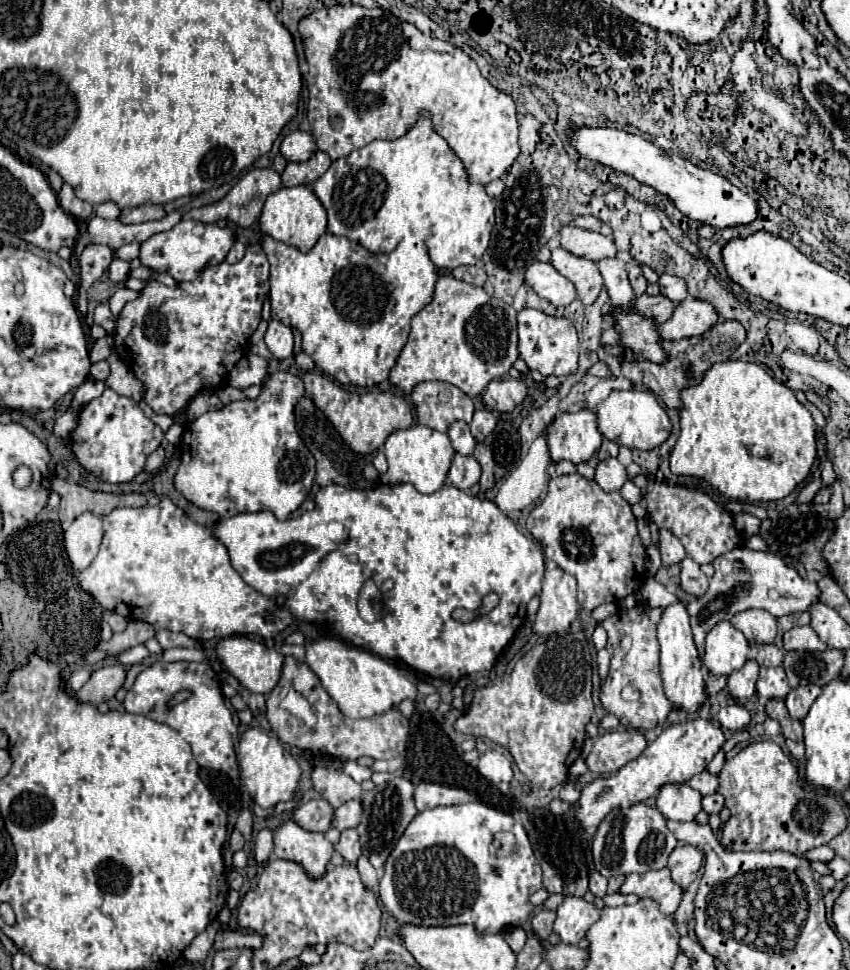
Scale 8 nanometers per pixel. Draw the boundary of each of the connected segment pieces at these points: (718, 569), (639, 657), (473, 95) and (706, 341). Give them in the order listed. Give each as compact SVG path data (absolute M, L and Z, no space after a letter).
M737 546L729 550L729 554L717 556L713 560L713 568L715 568L715 574L709 582L707 594L685 602L689 618L691 618L693 638L701 654L703 654L707 632L719 620L731 620L735 614L743 610L751 610L751 608L769 610L773 616L779 618L785 614L809 610L809 606L817 602L819 598L817 582L801 578L795 568L789 568L777 554L771 554L771 552L757 552L745 546Z
M637 604L631 610L621 610L615 616L601 622L607 630L607 652L611 654L609 674L601 684L599 700L609 714L615 714L625 728L651 730L661 726L671 712L671 704L663 694L663 682L659 678L659 642L657 622L661 620L663 608L649 608Z
M335 4L305 16L299 24L305 58L309 64L307 120L317 148L331 160L345 158L349 152L367 146L373 140L397 140L417 122L419 112L429 112L433 130L447 140L449 148L461 158L469 182L489 184L509 172L519 154L515 102L509 94L497 90L481 76L477 64L449 42L429 38L413 24L401 22L381 8L367 10L363 6Z
M727 320L717 326L713 326L711 330L707 330L703 336L697 338L697 344L693 346L693 338L685 338L685 340L675 340L675 342L669 342L669 340L661 340L661 346L663 350L667 352L667 360L663 364L655 364L655 362L649 362L641 356L635 356L635 360L629 360L625 356L625 350L621 350L621 344L615 344L615 346L601 346L599 348L599 358L603 362L609 364L613 376L621 374L625 378L629 378L633 384L645 384L653 394L657 394L667 408L681 408L681 390L685 386L695 386L697 382L701 382L701 378L705 376L705 372L709 370L709 366L717 364L717 362L725 362L731 358L731 348L723 346L721 344L721 334L725 332L737 332L737 346L745 340L745 328L739 324L739 322L733 322L733 320Z

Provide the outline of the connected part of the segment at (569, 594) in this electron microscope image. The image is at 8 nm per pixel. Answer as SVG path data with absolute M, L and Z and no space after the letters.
M547 564L543 578L541 606L533 624L533 632L543 636L569 630L579 610L575 594L577 594L575 578L571 574L565 574L555 564Z

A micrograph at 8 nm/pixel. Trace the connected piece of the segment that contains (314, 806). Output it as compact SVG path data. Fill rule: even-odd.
M315 798L315 800L309 800L307 804L299 806L293 812L291 818L303 830L309 830L309 832L327 832L329 826L331 826L331 820L333 820L333 812L335 812L335 808L327 800Z

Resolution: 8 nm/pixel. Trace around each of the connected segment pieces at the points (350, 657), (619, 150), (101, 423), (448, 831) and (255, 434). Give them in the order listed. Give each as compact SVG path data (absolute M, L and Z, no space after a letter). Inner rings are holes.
M337 638L307 644L307 666L319 676L327 694L337 702L347 718L371 718L399 706L401 700L415 700L417 688L389 660L367 650L349 646Z
M571 126L567 130L571 146L583 156L593 162L599 162L603 166L609 166L617 172L629 174L641 184L647 184L655 188L657 192L669 196L675 206L689 218L711 224L715 228L727 228L727 226L739 226L749 224L757 218L757 204L743 194L739 188L735 188L727 178L699 168L691 164L689 160L683 160L679 156L667 154L659 150L653 142L643 140L637 134L629 134L625 130L607 128L607 126Z
M105 388L103 396L83 406L71 440L71 450L85 470L109 484L123 484L131 482L143 470L147 456L161 444L163 432L141 412L137 402Z
M483 802L437 806L419 812L389 854L385 862L385 874L379 880L381 902L399 924L473 924L477 934L501 934L507 928L523 926L533 912L529 898L539 888L541 866L533 854L525 828L511 814L495 810Z
M275 372L267 378L267 382L263 384L261 388L261 394L257 400L239 400L239 402L231 402L227 404L223 410L219 412L207 412L203 414L201 418L197 418L195 422L191 422L187 426L187 430L183 432L183 438L181 438L181 448L183 448L183 454L181 454L181 466L175 474L175 488L195 506L203 508L203 510L211 510L211 512L217 512L221 518L231 518L235 514L241 514L241 512L259 512L259 510L269 510L275 514L277 520L285 520L289 518L299 506L301 502L307 498L309 490L311 490L311 484L313 484L313 478L315 478L315 458L313 454L307 450L307 446L301 442L297 430L295 430L295 414L293 414L293 408L297 406L299 398L305 394L305 388L303 388L303 382L299 376L293 376L289 372Z

